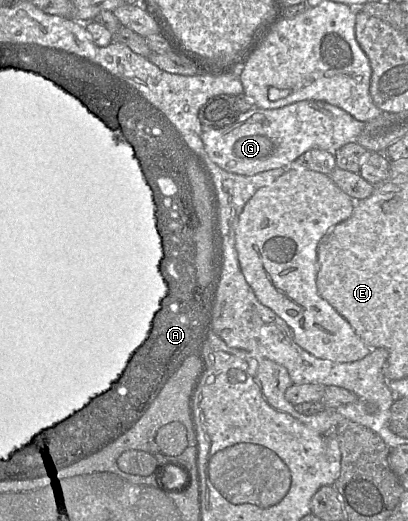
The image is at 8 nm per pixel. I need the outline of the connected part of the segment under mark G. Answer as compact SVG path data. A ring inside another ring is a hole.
M306 100L276 109L250 109L240 113L237 120L230 125L205 131L202 139L208 157L218 167L230 173L250 176L279 167L292 166L300 155L311 149L335 154L342 146L356 142L365 125L365 122L356 120L336 106L324 101Z

